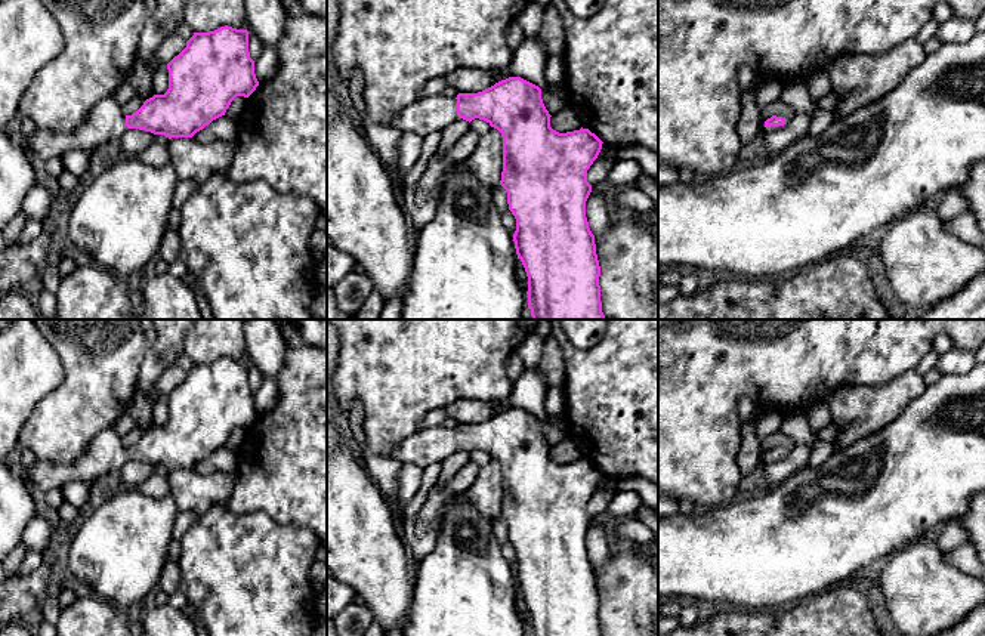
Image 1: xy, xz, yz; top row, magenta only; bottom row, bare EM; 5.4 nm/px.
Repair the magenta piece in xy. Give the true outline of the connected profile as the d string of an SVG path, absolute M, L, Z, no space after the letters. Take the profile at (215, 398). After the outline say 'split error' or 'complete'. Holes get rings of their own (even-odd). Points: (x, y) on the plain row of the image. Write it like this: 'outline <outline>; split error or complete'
outline M220 358L209 364L194 364L186 379L169 395L169 420L164 426L154 426L132 447L124 447L114 427L98 433L86 450L71 463L59 464L37 460L30 467L22 467L16 460L15 469L43 491L61 488L68 482L80 481L92 485L109 472L120 470L127 460L139 460L166 469L192 469L213 451L225 447L237 427L248 429L259 413L254 405L254 392L248 383L248 362L232 358Z; split error

